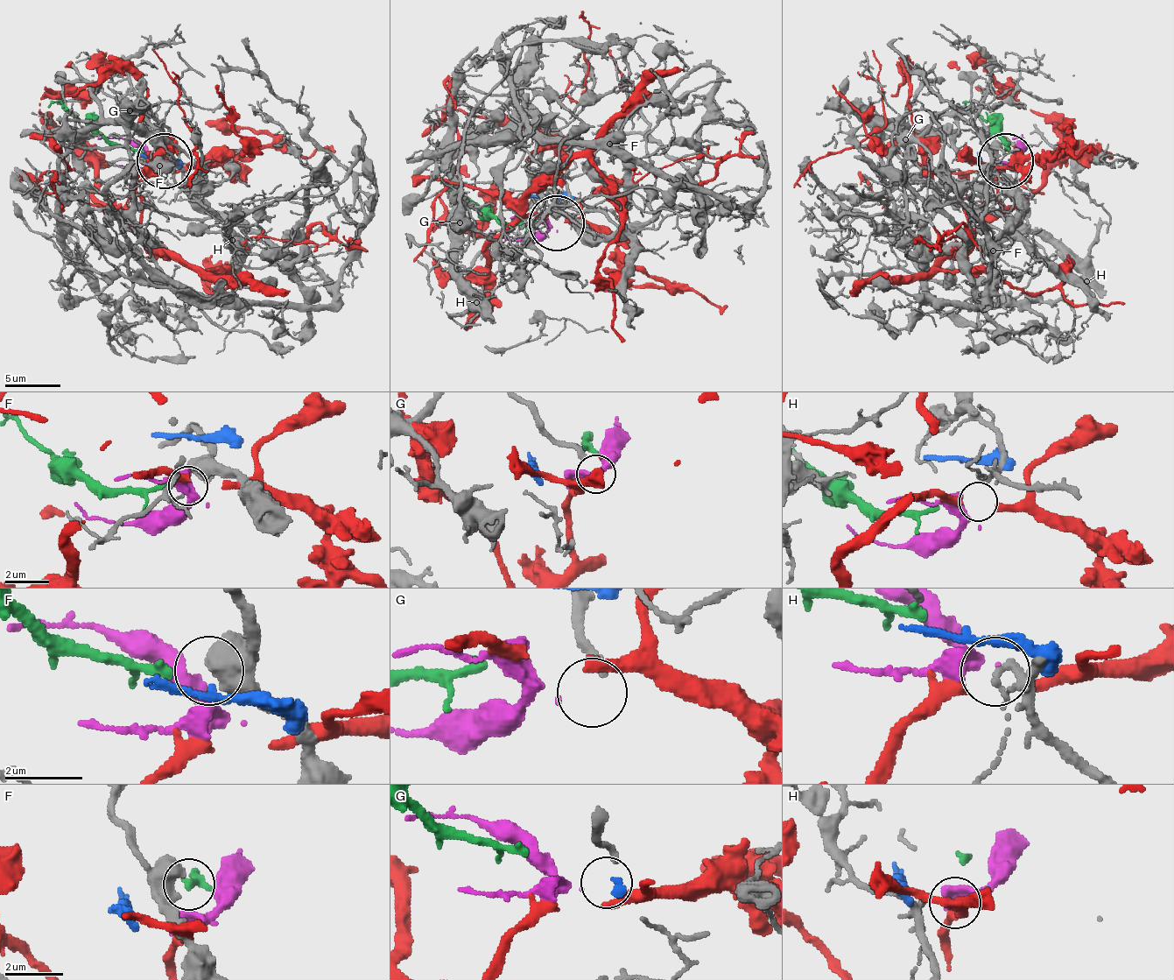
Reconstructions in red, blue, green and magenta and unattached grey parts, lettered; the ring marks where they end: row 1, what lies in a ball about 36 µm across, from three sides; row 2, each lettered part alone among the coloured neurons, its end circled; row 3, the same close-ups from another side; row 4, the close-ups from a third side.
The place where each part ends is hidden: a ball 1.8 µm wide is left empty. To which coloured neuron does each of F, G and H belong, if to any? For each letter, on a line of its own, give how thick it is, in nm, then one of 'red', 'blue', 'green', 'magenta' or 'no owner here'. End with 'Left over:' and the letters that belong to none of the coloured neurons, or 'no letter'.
F: 320 nm thick; green
G: 240 nm thick; no owner here
H: 170 nm thick; magenta
Left over: G

